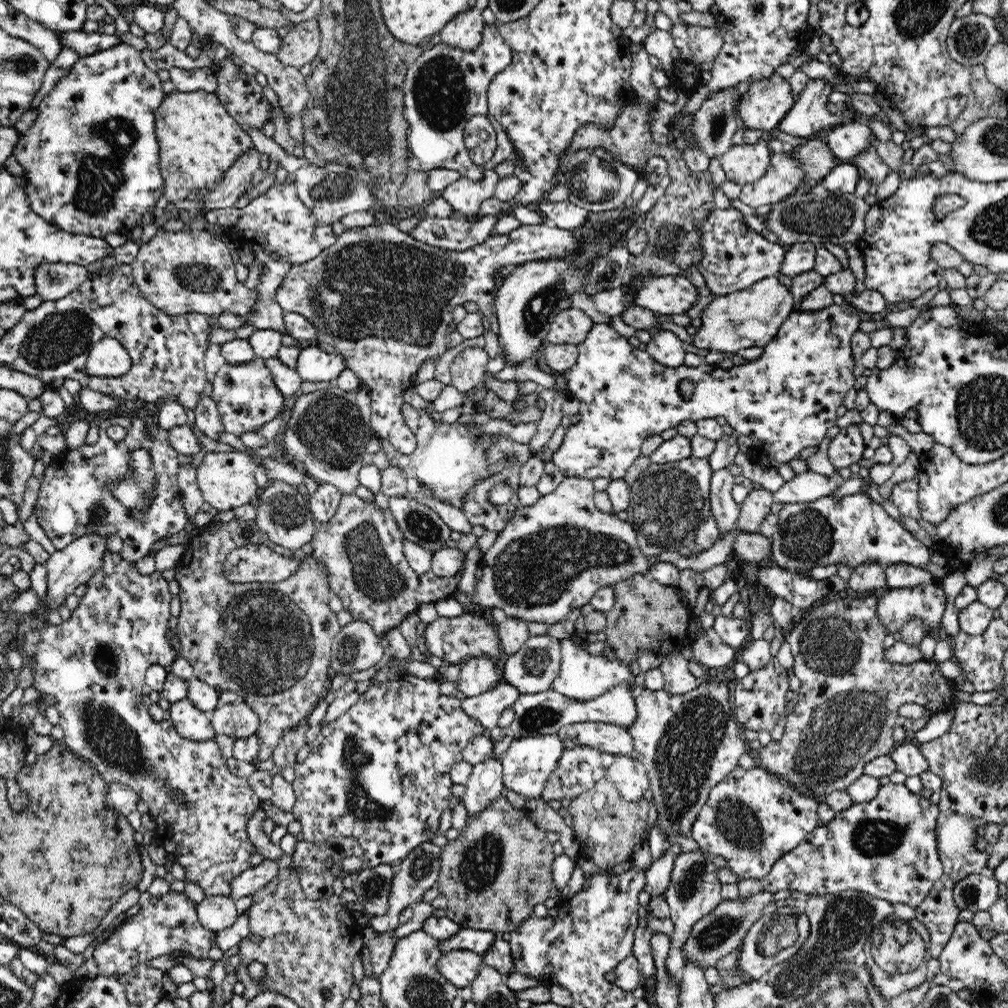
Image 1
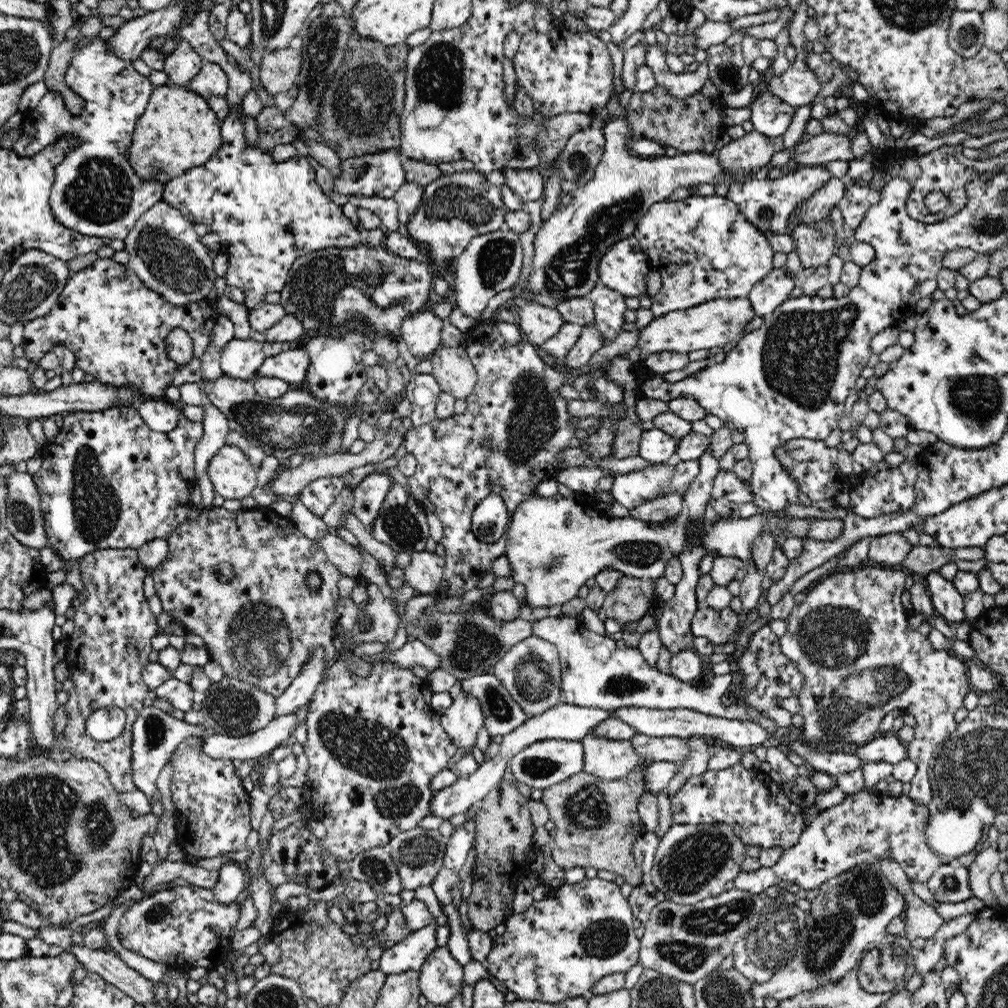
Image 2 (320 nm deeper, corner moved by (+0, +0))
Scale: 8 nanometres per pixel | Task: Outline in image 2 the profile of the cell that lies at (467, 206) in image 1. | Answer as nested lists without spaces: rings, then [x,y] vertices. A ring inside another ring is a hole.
[[[477,168],[452,175],[442,174],[423,188],[422,200],[418,202],[415,210],[412,210],[408,222],[402,224],[402,229],[412,241],[424,246],[422,249],[426,252],[427,262],[435,270],[441,269],[440,265],[443,262],[456,259],[474,236],[506,227],[505,214],[510,211],[503,201],[506,190],[504,187],[490,183]]]

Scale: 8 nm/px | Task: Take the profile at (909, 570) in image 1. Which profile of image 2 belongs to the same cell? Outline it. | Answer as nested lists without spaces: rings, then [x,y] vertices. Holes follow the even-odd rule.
[[[918,545],[912,547],[907,557],[897,567],[907,570],[918,579],[932,571],[937,571],[940,566],[957,560],[980,560],[985,558],[985,549],[982,546],[968,548],[946,548]]]

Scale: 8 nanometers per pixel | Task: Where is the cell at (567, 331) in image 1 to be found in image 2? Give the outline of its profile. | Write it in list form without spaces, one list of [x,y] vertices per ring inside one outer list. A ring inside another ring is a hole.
[[[530,300],[517,306],[516,324],[524,340],[534,346],[541,346],[559,332],[565,321],[554,307],[544,306]]]

